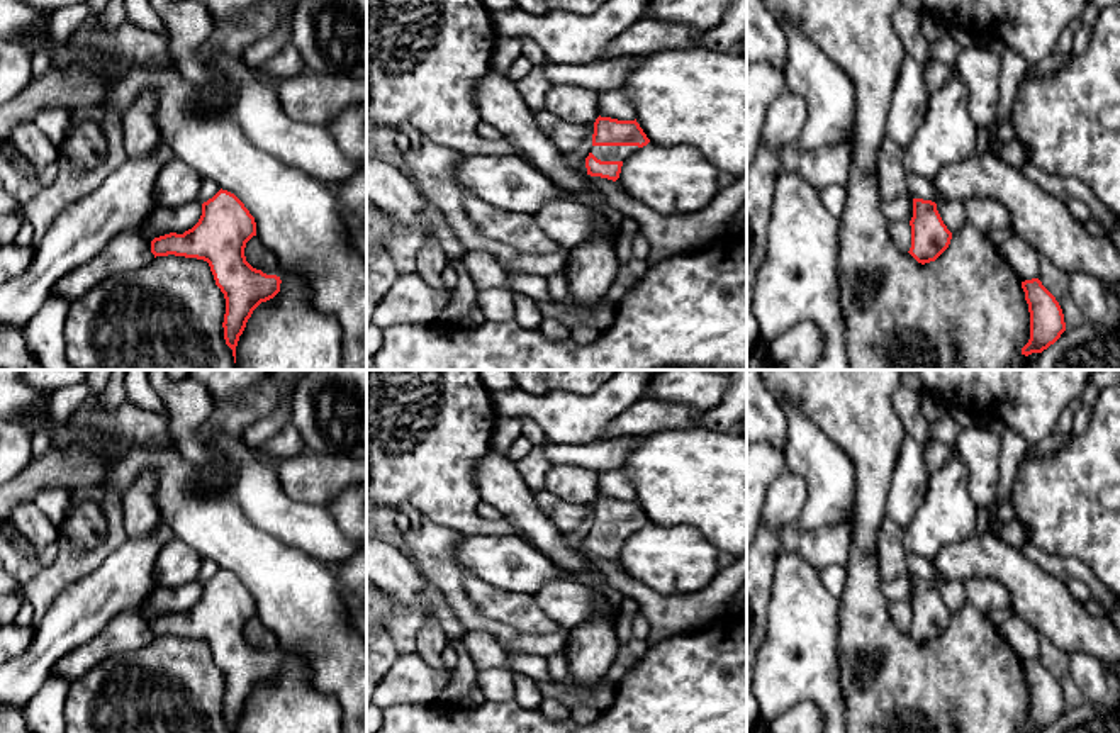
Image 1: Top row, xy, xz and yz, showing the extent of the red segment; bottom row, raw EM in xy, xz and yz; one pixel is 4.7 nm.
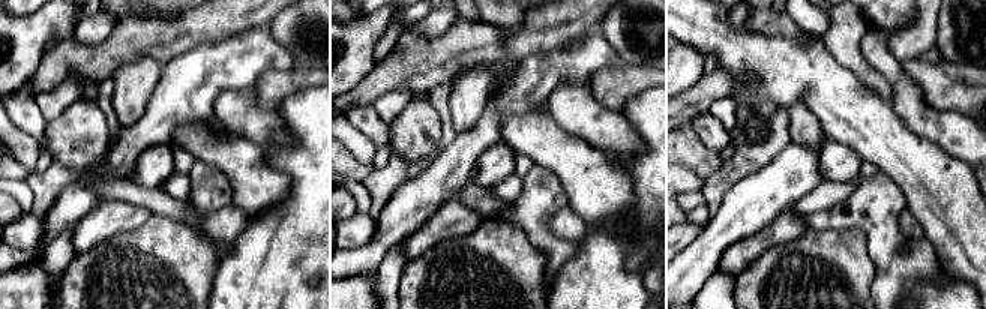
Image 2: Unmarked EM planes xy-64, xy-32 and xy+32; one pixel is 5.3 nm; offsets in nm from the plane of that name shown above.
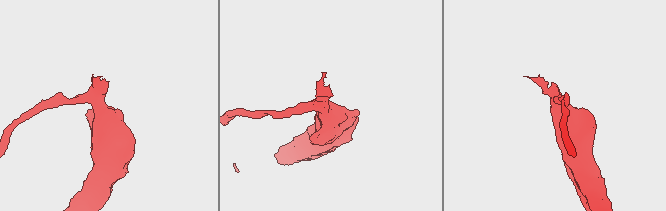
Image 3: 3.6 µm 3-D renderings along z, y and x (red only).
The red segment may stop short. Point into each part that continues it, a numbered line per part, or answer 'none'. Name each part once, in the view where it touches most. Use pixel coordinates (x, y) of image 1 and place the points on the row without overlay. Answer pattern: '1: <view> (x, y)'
1: xz (604, 533)

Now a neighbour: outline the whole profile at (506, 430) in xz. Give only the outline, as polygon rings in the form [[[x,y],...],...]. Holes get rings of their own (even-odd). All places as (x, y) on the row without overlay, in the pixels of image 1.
[[[499,416],[496,419],[496,428],[492,433],[492,448],[499,451],[501,455],[506,455],[511,443],[523,436],[523,424],[519,417],[504,417]]]

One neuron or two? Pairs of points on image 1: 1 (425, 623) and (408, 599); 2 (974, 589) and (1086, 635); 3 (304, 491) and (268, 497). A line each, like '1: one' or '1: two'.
1: two
2: two
3: two

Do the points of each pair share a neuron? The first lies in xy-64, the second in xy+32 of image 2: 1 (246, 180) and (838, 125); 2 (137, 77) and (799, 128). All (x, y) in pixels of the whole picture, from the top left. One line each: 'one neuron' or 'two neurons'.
1: one neuron
2: one neuron

